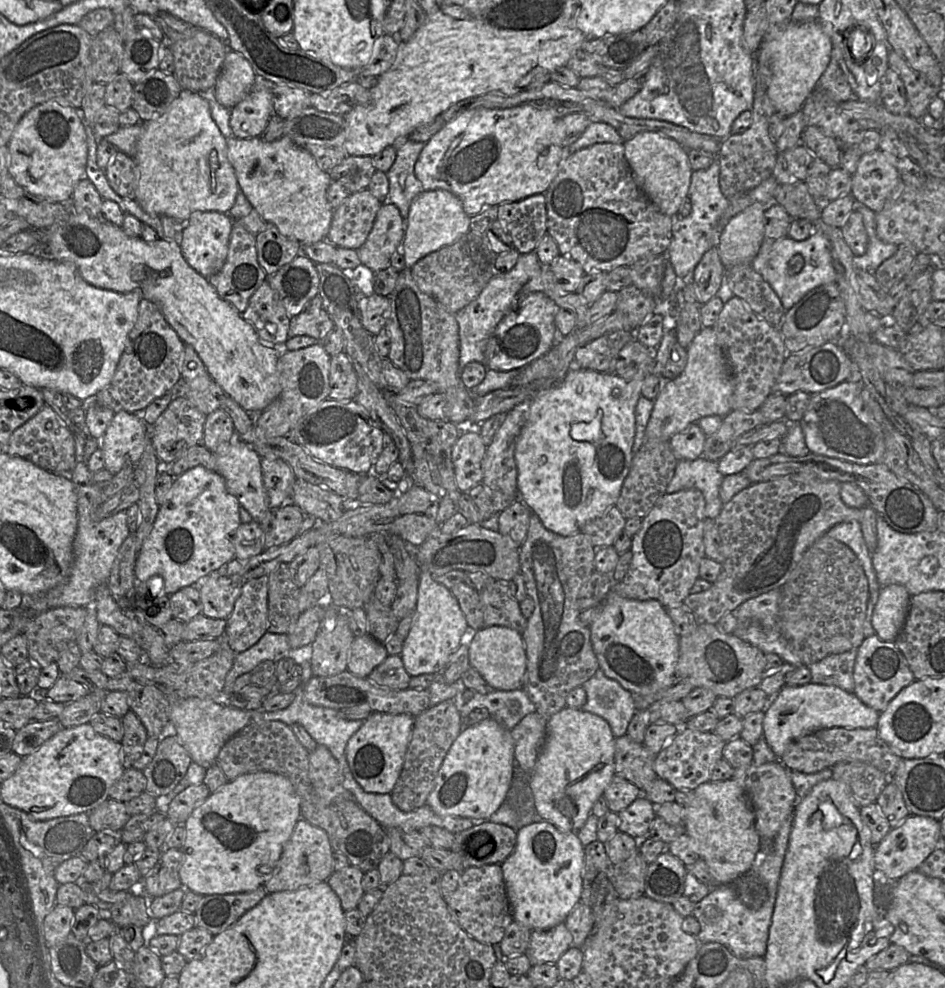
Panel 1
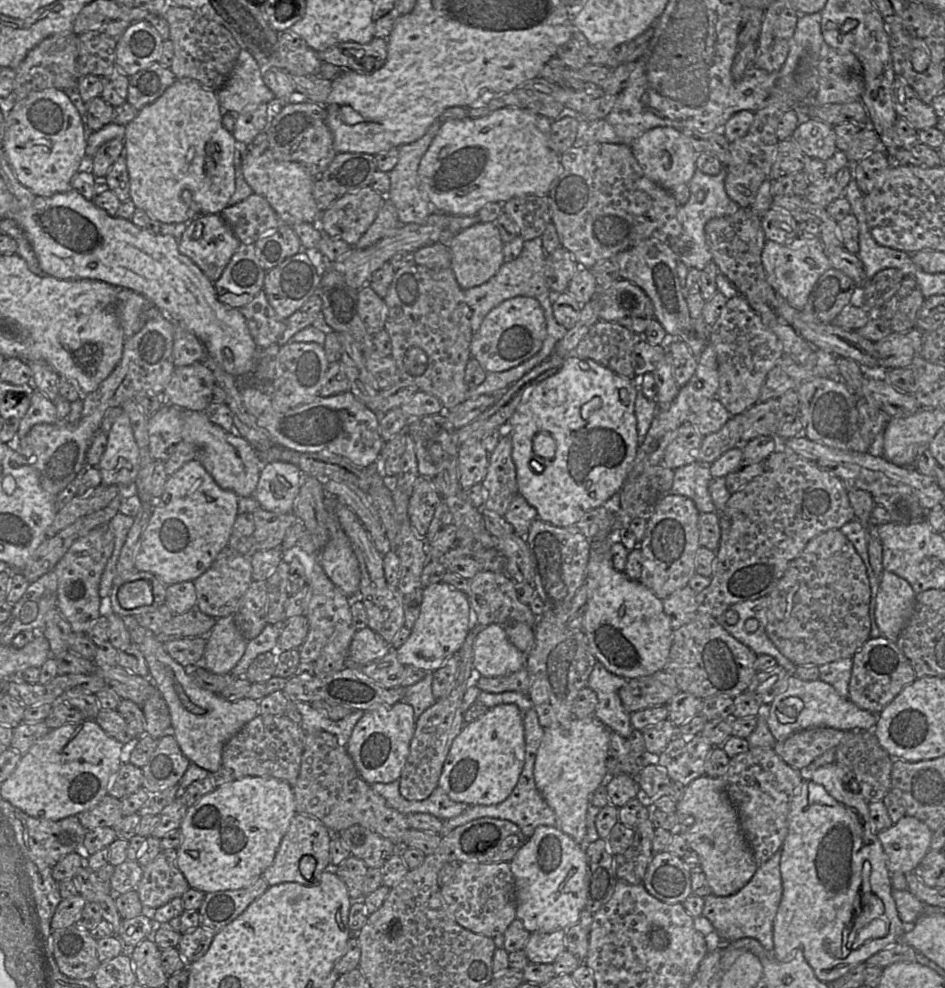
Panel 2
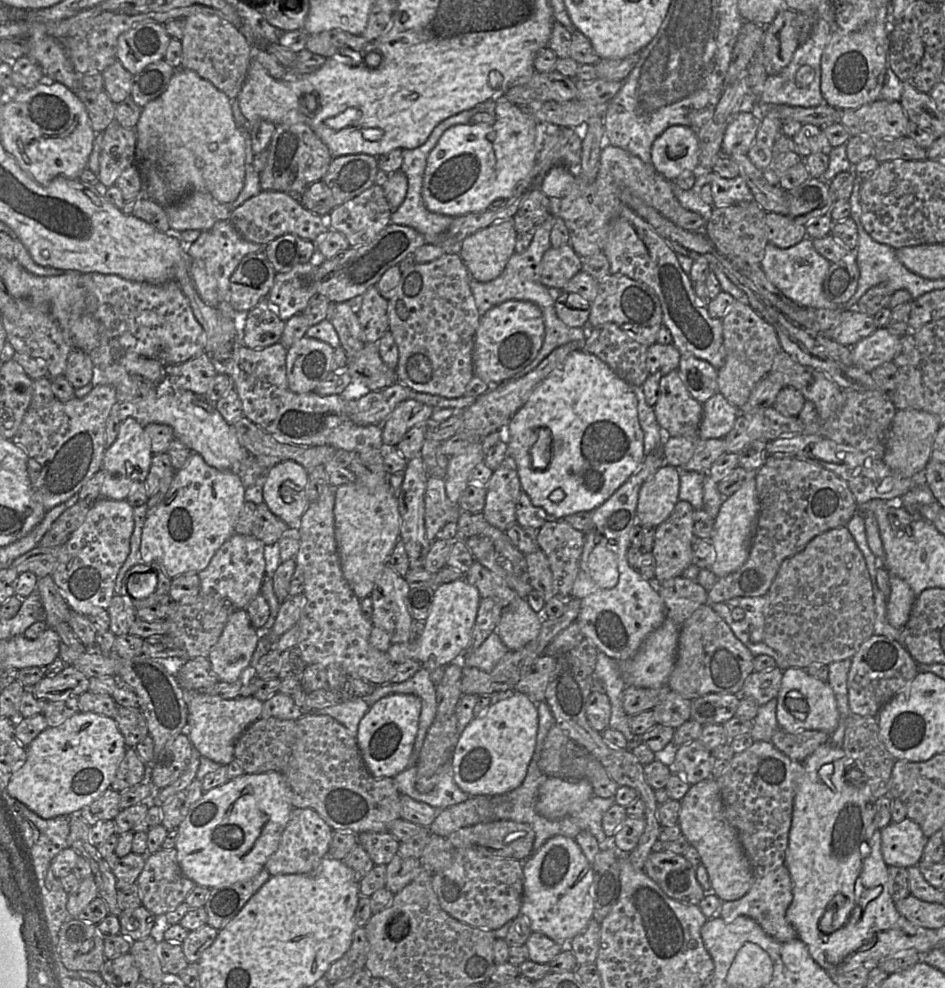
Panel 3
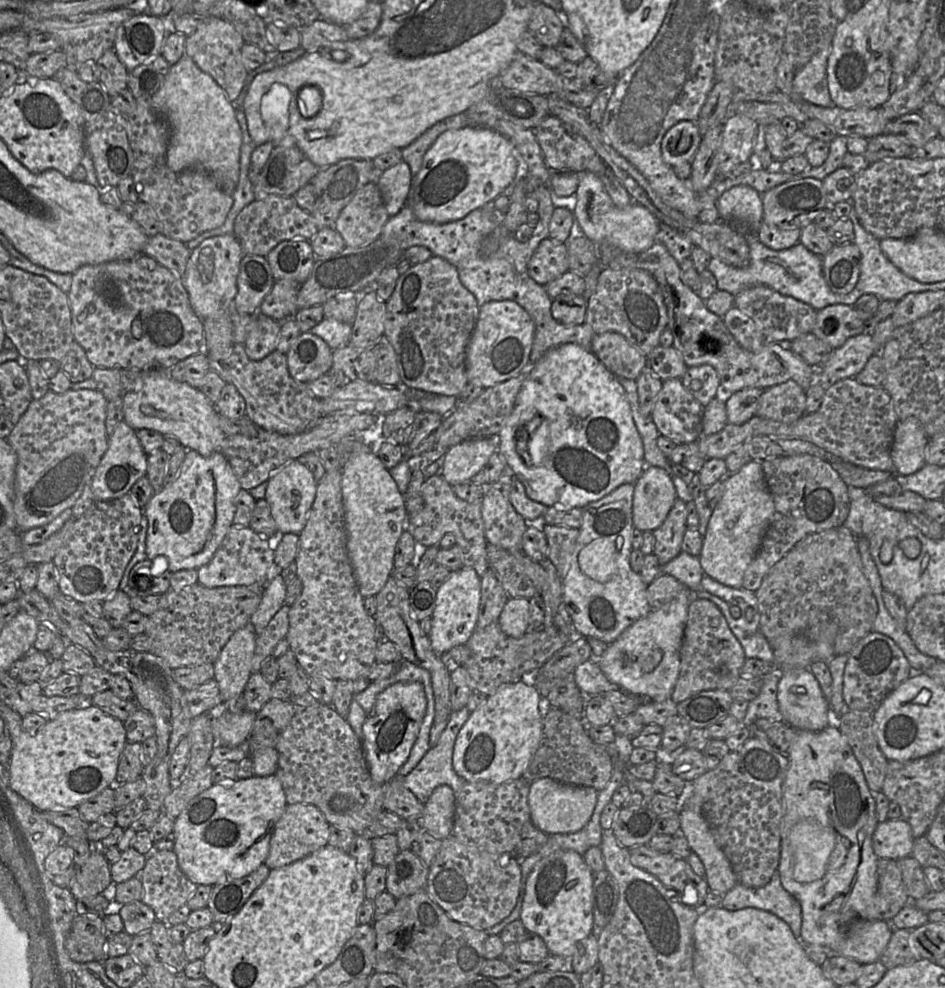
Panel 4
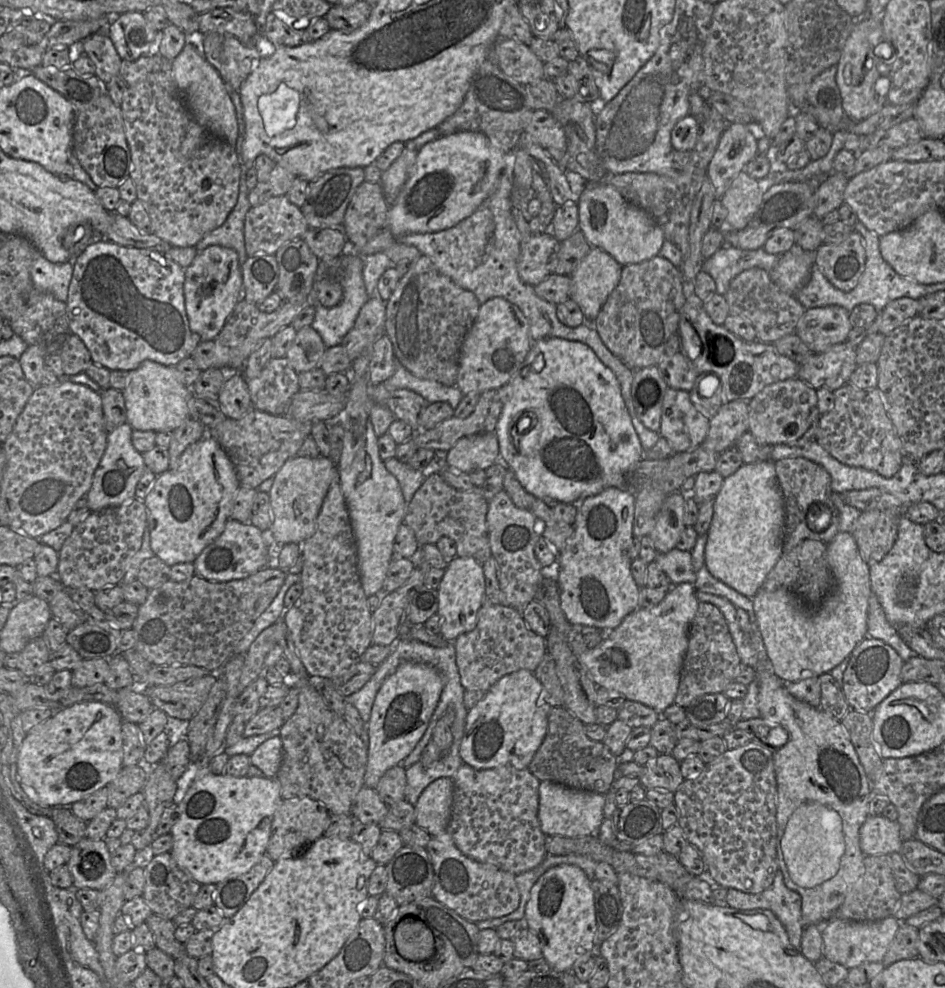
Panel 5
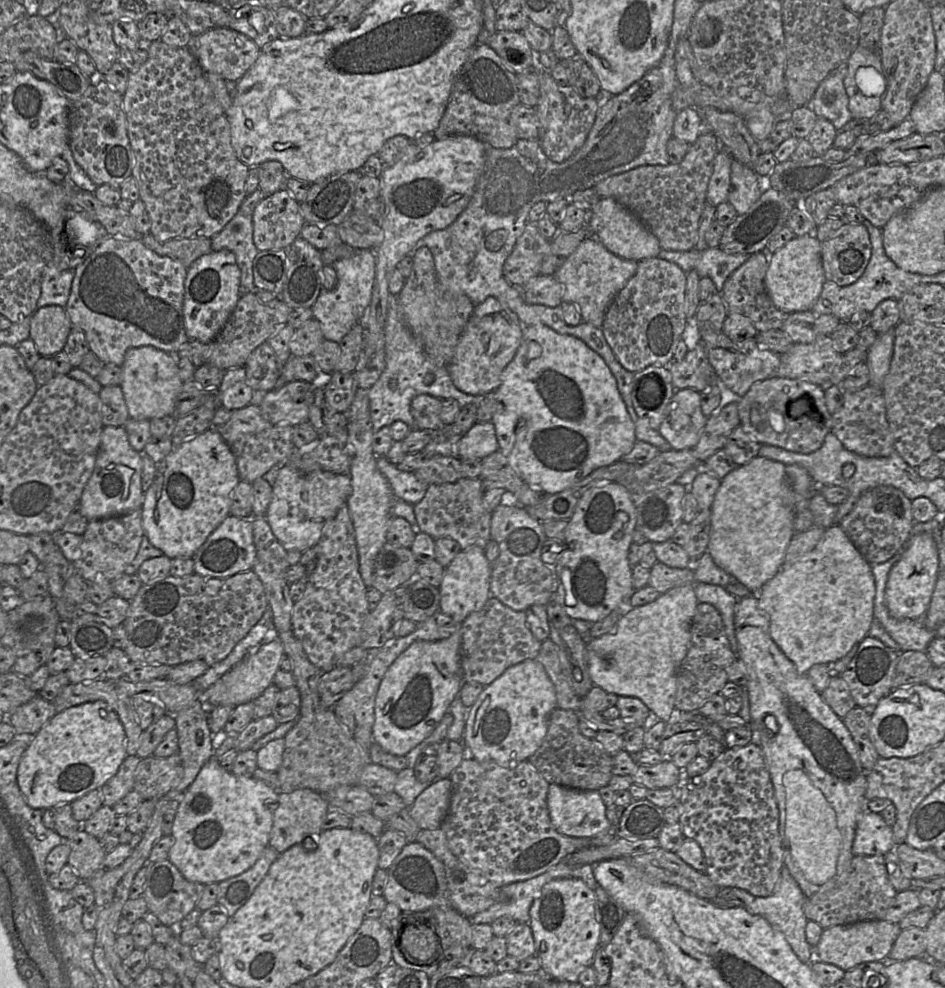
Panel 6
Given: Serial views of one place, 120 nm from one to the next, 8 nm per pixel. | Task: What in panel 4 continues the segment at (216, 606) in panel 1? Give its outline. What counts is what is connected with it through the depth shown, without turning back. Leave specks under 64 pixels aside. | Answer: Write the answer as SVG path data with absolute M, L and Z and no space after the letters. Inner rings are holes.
M251 527L230 528L211 561L198 570L198 583L207 588L222 586L266 585L271 579L274 565L273 539L263 538Z

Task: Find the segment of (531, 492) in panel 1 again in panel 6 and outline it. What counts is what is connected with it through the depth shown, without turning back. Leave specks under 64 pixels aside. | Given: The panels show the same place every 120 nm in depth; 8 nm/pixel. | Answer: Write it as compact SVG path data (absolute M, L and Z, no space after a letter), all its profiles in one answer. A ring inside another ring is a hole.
M543 324L525 326L523 328L521 344L514 358L505 368L500 386L493 392L495 392L496 410L491 422L495 427L500 452L507 457L509 464L524 483L544 494L555 494L564 491L594 470L621 460L624 455L632 450L637 441L634 424L621 398L616 379L604 359L579 338L560 334ZM521 419L525 420L525 426L518 428L517 423Z

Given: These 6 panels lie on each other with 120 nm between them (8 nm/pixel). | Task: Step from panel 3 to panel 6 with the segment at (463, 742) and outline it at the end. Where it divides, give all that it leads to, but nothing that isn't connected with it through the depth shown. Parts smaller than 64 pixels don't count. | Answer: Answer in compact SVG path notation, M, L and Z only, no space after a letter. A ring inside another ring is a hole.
M527 659L507 668L484 687L467 712L462 743L467 755L512 767L528 760L542 745L551 712L557 708L555 686L537 659Z

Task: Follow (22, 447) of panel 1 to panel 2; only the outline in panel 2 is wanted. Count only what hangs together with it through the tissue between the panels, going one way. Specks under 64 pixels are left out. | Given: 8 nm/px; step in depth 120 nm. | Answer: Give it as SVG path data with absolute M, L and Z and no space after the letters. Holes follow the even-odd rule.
M35 388L30 407L20 421L16 439L24 437L36 424L52 424L59 420L55 404Z

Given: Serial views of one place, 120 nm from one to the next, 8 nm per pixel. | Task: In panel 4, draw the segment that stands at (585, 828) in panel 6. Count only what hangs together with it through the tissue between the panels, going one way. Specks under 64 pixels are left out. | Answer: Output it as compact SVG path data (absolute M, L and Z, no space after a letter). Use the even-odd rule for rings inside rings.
M544 777L533 781L528 794L528 804L533 824L546 834L574 833L590 820L597 803L598 791L593 787L560 783Z

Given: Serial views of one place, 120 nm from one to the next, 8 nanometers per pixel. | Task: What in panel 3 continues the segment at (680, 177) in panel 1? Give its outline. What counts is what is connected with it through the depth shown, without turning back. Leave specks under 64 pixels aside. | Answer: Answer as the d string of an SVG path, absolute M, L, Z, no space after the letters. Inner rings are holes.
M672 125L660 134L651 148L652 165L673 182L684 171L695 171L699 164L697 132L687 126Z

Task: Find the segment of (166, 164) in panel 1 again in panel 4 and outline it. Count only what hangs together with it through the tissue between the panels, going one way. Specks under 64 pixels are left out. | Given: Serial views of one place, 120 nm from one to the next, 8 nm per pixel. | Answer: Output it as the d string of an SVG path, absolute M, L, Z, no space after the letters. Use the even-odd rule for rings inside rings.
M186 53L181 59L174 65L171 65L168 74L166 75L163 84L160 89L152 95L149 99L150 105L153 110L160 116L162 116L169 125L170 138L168 142L168 148L166 152L166 162L168 167L174 172L182 172L189 169L201 169L210 174L217 182L218 186L227 194L233 194L236 189L239 180L240 171L240 151L242 145L242 131L236 118L234 111L234 103L230 102L225 91L218 85L218 83L207 73L203 72L197 64Z

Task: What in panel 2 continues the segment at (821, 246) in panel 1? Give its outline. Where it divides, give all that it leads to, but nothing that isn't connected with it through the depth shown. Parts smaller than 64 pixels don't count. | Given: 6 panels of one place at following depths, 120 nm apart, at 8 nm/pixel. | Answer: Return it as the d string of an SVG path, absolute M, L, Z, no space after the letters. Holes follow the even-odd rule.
M820 237L795 238L786 244L766 240L761 261L768 283L798 311L806 305L812 288L822 274L832 268Z

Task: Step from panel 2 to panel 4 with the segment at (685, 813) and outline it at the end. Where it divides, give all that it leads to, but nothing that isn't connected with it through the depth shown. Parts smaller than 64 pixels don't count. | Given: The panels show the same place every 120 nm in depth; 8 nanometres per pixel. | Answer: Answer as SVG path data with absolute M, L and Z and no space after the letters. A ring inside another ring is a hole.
M681 802L679 808L679 817L680 833L686 837L692 852L695 852L702 861L706 871L705 879L709 886L709 890L725 895L738 884L738 880L730 861L723 850L717 845L706 819L701 812L694 811L693 809L684 806L683 802Z

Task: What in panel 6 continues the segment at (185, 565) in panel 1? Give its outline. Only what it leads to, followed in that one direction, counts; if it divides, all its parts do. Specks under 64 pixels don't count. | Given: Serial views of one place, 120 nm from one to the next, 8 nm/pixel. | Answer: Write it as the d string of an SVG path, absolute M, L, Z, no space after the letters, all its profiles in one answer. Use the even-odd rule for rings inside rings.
M209 429L182 443L156 465L156 476L145 493L142 507L144 535L170 559L193 558L207 538L230 515L233 492L240 481L236 458L218 432Z

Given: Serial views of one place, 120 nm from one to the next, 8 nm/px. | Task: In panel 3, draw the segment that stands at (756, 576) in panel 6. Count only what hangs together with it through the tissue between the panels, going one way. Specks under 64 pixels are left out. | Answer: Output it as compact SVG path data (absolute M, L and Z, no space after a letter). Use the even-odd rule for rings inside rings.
M755 478L746 481L741 488L726 498L714 519L710 542L714 547L715 560L710 571L717 577L725 577L738 570L748 559L750 546L756 529L759 503Z

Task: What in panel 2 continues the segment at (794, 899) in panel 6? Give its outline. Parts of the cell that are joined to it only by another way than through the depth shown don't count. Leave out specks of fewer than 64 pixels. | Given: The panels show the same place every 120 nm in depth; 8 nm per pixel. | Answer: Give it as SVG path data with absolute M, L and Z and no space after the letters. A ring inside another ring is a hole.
M779 849L770 859L758 866L749 882L736 893L729 896L716 896L711 893L703 898L701 916L711 922L721 939L728 942L743 938L755 939L765 950L772 952L773 923L782 898L781 854L782 850Z

